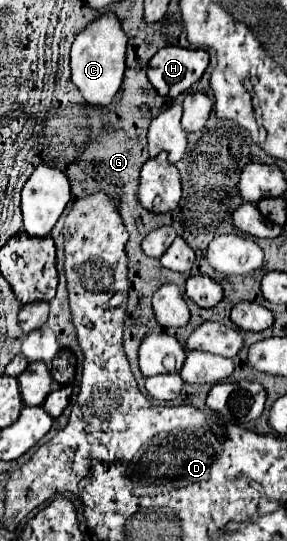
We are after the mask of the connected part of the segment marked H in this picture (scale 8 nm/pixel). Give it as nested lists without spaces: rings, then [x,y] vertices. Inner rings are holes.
[[[167,46],[149,60],[147,76],[161,96],[175,98],[189,90],[203,76],[207,66],[209,54],[205,50]]]

